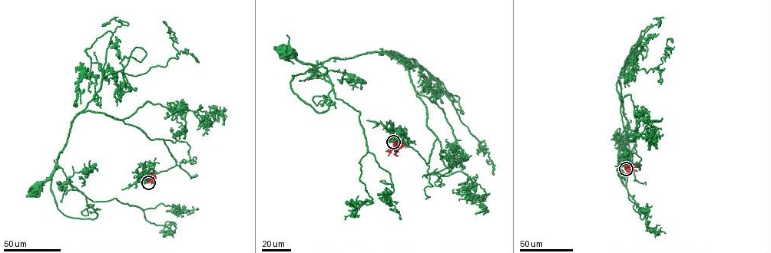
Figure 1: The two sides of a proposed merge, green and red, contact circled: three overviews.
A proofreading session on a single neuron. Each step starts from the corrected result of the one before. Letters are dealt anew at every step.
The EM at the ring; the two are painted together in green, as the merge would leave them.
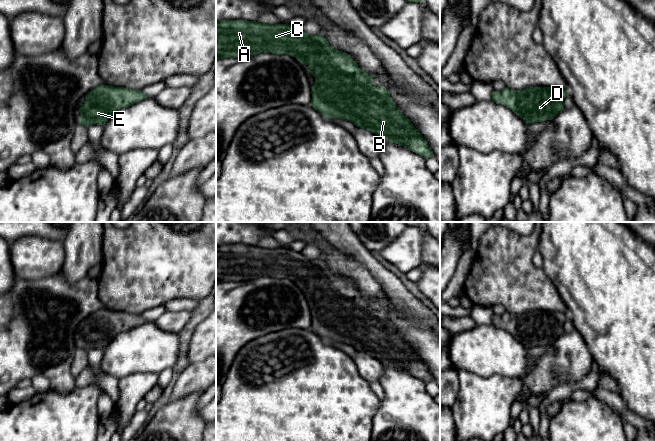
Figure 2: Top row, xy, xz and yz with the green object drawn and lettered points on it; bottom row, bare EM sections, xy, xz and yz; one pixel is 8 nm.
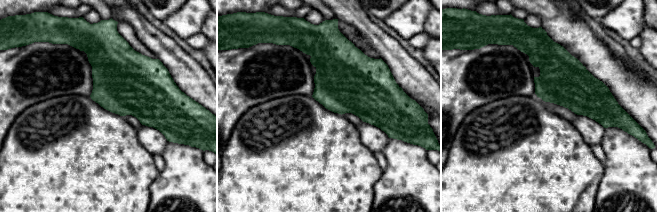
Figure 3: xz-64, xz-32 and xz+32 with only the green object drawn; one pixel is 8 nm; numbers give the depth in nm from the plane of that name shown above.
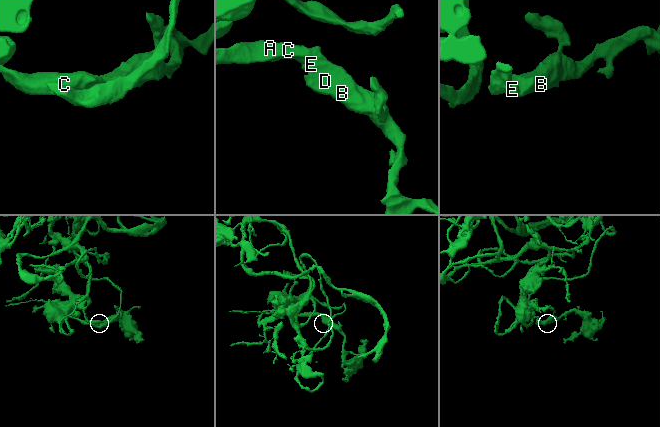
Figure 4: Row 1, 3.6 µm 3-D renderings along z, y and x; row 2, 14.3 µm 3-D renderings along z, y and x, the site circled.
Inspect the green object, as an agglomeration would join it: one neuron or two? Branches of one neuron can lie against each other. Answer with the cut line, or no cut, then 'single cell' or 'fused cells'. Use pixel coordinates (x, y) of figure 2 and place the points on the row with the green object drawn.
no cut | single cell

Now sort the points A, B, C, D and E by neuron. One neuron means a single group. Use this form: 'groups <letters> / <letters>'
groups A B C D E

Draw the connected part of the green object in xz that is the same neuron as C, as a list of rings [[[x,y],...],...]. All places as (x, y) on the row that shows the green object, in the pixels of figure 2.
[[[247,20],[216,22],[216,59],[246,59],[263,52],[287,54],[307,66],[306,70],[315,77],[310,105],[324,117],[352,122],[376,134],[383,142],[401,145],[426,159],[434,157],[420,131],[398,109],[386,87],[373,84],[373,74],[362,71],[347,53],[333,49],[322,34],[308,35],[289,24],[270,25]]]

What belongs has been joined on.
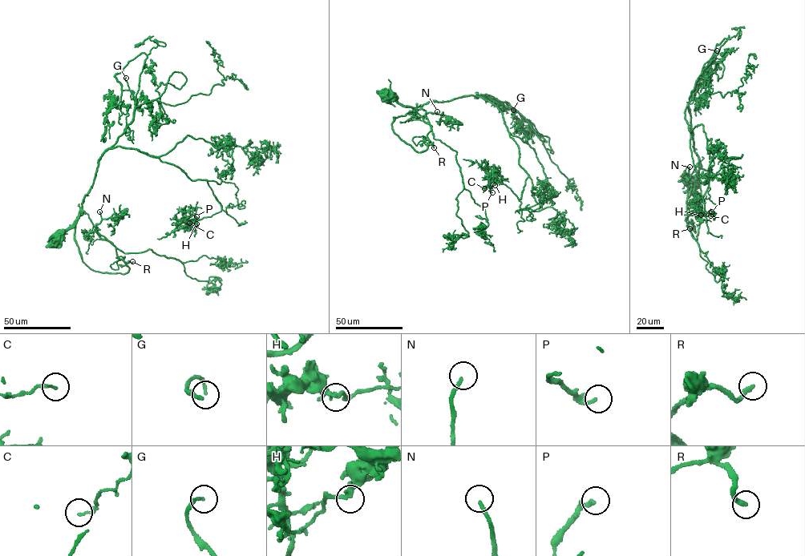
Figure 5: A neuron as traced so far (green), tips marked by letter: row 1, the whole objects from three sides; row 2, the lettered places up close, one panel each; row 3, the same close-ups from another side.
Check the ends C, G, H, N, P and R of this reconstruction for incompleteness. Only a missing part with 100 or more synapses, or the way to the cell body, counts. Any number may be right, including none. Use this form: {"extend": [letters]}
{"extend": ["G", "N", "R"]}

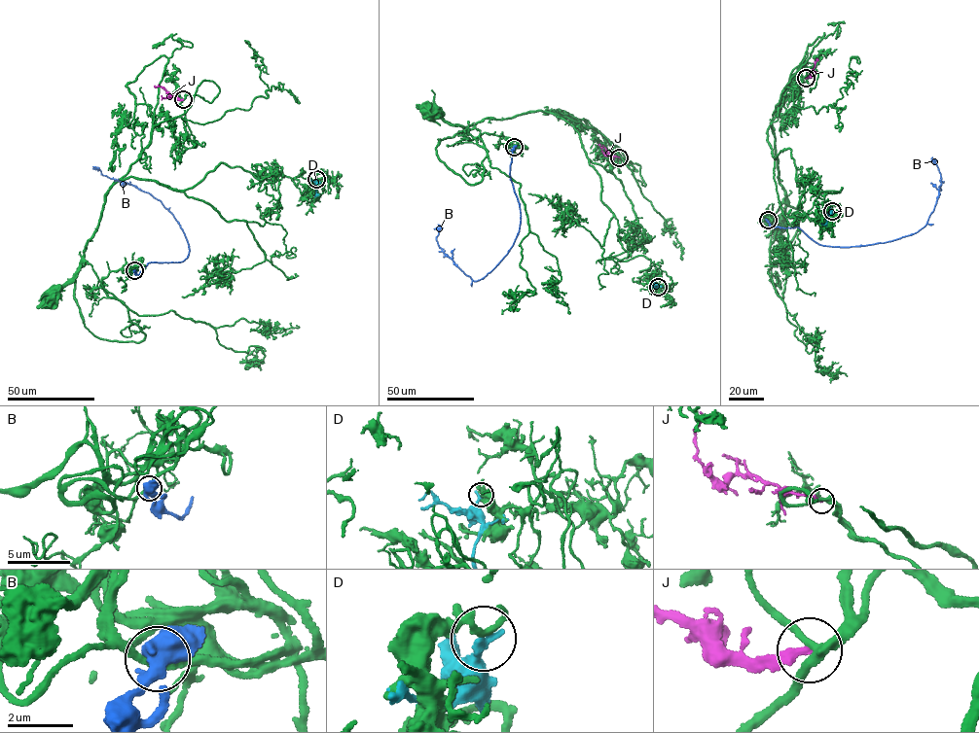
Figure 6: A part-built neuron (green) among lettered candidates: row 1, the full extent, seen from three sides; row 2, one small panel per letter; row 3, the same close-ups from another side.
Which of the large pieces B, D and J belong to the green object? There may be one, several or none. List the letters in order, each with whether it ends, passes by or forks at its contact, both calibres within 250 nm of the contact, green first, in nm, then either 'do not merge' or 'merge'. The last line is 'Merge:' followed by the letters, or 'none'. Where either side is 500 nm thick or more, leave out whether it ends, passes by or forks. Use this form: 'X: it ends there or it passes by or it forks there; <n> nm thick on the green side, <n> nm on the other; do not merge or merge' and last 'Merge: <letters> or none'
B: 260 nm thick on the green side, 550 nm on the other; do not merge
D: it ends there; 170 nm thick on the green side, 320 nm on the other; do not merge
J: it ends there; 240 nm thick on the green side, 240 nm on the other; do not merge
Merge: none

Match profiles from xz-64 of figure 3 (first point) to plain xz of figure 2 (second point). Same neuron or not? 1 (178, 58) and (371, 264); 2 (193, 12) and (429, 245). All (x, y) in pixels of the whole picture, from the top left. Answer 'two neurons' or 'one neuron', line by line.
1: one neuron
2: two neurons

